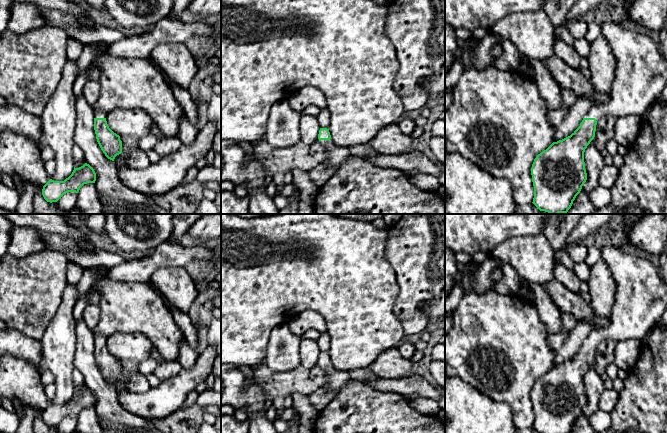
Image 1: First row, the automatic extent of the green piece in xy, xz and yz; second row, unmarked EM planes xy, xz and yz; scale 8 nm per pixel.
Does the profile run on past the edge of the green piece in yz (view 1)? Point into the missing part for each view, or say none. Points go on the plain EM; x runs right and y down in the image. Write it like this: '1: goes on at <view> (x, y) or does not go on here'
1: goes on at yz (641, 293)

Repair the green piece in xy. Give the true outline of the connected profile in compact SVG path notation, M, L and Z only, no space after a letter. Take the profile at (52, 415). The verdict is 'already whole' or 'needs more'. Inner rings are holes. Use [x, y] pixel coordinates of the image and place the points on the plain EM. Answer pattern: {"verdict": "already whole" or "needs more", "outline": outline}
{"verdict": "already whole", "outline": "M87 387L79 392L75 392L72 398L64 405L54 405L50 403L42 413L42 419L47 426L57 426L68 416L78 417L80 412L87 407L95 407L96 397Z"}

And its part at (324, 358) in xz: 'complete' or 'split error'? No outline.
split error

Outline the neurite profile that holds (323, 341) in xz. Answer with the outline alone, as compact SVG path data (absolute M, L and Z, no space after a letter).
M328 332L321 333L319 338L316 340L318 343L318 347L320 352L329 352L330 350L330 336Z

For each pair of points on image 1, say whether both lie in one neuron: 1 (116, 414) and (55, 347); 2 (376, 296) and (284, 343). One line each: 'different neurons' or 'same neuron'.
1: different neurons
2: different neurons

